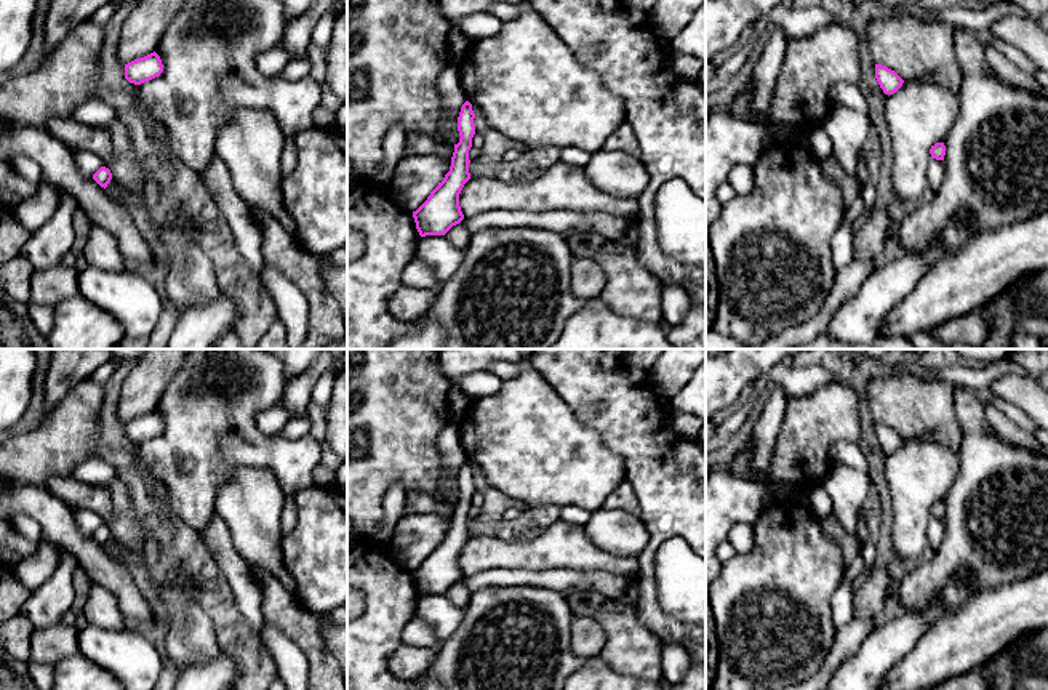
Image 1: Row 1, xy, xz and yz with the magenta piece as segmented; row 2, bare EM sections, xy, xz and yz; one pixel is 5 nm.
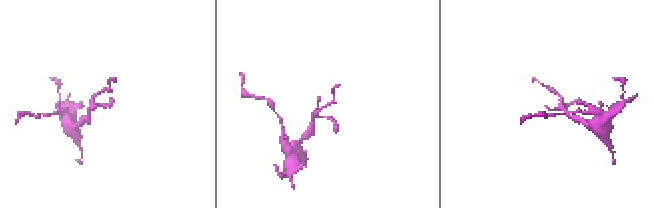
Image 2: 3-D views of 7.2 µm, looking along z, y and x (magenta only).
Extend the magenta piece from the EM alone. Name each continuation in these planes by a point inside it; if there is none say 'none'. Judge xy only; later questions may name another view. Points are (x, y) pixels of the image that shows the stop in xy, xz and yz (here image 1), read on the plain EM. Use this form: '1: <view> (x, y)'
none

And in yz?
none

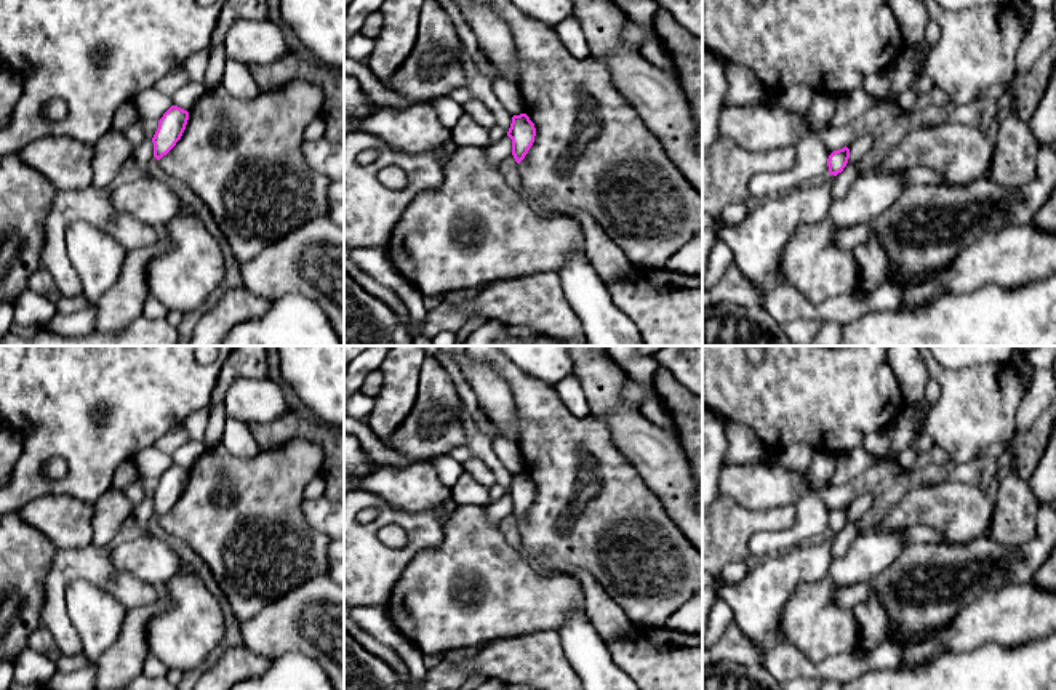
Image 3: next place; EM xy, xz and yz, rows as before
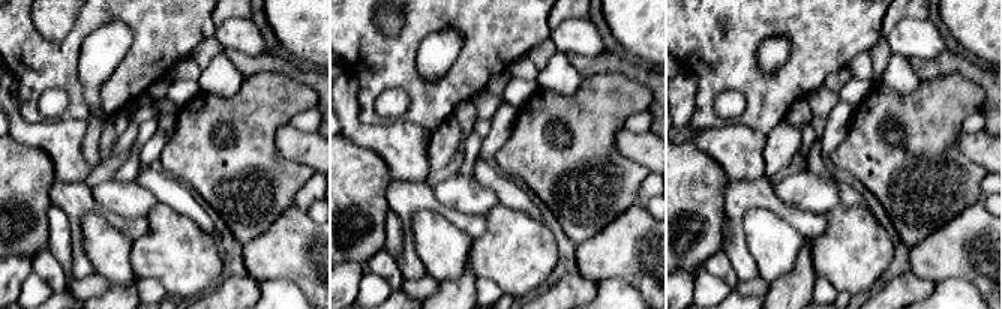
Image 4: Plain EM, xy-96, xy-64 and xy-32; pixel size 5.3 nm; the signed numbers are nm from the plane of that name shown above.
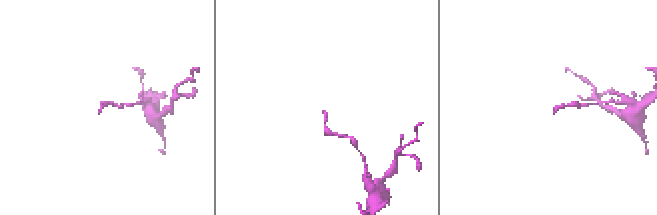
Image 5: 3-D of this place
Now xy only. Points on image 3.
none

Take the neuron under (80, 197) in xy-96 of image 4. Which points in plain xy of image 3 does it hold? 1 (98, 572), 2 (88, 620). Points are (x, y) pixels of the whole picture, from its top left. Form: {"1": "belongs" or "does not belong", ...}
{"1": "belongs", "2": "does not belong"}

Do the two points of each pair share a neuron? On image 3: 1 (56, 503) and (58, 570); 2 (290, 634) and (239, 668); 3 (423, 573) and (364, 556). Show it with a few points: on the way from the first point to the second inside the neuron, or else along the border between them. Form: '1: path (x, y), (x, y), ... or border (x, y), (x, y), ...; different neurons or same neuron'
1: border (90, 543), (58, 549); different neurons
2: border (242, 644), (271, 660); different neurons
3: border (436, 546), (423, 549), (408, 564), (388, 602); different neurons

